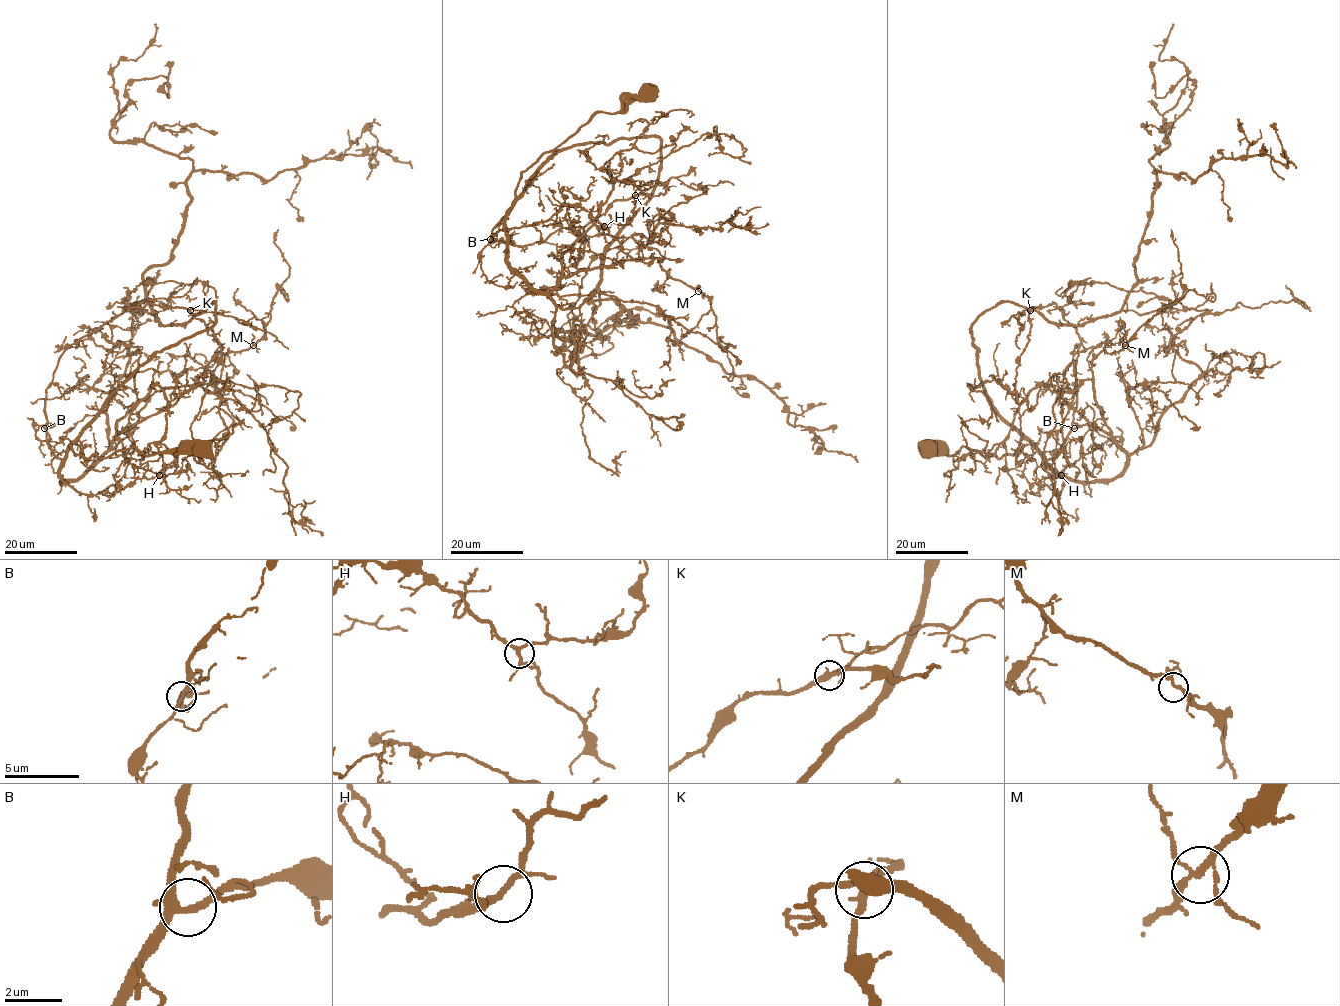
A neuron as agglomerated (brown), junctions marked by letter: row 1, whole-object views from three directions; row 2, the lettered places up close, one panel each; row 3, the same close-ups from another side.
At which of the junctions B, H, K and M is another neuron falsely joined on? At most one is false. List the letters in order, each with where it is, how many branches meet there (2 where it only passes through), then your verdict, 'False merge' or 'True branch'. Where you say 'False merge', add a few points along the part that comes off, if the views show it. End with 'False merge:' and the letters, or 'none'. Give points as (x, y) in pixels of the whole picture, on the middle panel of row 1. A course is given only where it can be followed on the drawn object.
B: Place: (490, 239). Branches: 4. True branch
H: Place: (604, 226). Branches: 4. True branch
K: Place: (635, 195). Branches: 4. True branch
M: Place: (698, 291). Branches: 4. True branch
False merge: none

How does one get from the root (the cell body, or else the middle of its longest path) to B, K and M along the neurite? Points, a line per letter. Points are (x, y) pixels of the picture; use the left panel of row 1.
B: (201, 448), (143, 455), (131, 446), (107, 457), (82, 457), (70, 444), (59, 459), (44, 428)
K: (201, 448), (82, 457), (70, 444), (59, 459), (46, 440), (45, 390), (71, 345), (130, 308), (190, 310)
M: (201, 448), (82, 457), (70, 444), (61, 482), (76, 481), (121, 433), (170, 407), (217, 350), (253, 345)

